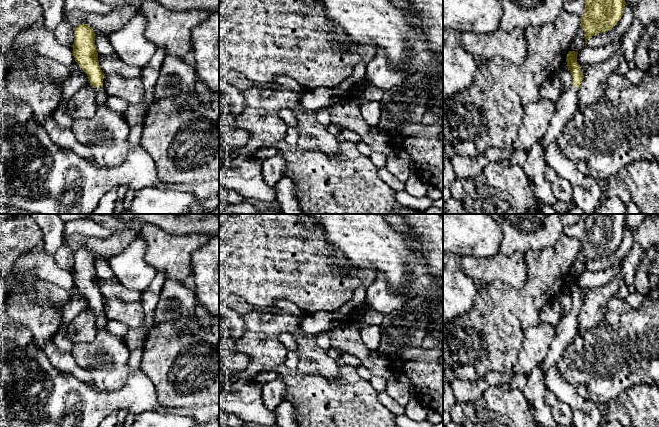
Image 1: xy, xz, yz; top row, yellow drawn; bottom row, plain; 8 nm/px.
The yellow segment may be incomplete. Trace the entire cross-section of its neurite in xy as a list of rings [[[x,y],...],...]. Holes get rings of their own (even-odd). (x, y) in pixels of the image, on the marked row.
[[[88,24],[74,28],[73,56],[79,67],[87,74],[90,85],[96,93],[96,107],[108,107],[108,95],[103,88],[104,73],[98,62],[93,29]]]

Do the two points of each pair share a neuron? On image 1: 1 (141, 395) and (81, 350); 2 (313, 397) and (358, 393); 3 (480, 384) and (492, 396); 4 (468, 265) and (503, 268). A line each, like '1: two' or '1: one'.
1: two
2: one
3: two
4: one

